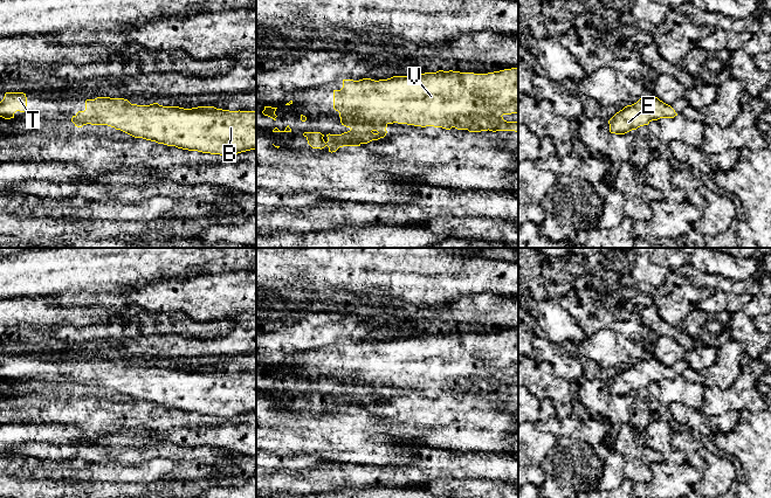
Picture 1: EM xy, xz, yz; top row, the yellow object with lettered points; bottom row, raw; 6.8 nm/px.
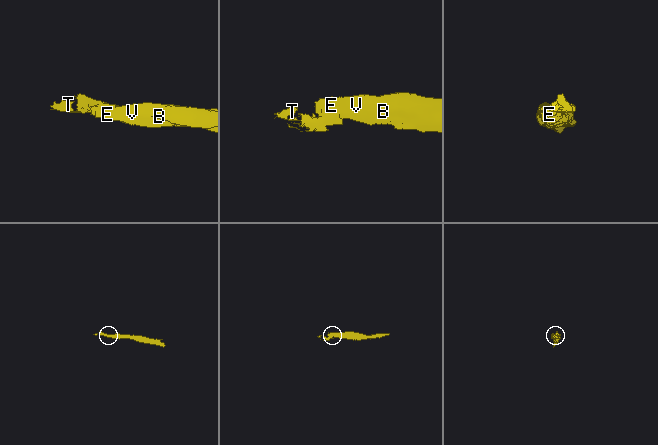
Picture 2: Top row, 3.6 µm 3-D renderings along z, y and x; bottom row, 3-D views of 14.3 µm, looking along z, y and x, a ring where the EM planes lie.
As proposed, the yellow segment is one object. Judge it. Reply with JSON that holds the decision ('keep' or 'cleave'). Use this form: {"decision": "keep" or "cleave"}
{"decision": "keep"}

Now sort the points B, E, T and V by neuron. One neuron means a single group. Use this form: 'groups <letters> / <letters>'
groups B E T V

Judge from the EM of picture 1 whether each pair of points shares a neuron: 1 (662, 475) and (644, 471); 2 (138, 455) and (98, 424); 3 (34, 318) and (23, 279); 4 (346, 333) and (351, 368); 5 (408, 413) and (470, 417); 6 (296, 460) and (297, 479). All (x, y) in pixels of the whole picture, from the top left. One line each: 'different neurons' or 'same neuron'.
1: different neurons
2: different neurons
3: different neurons
4: different neurons
5: same neuron
6: different neurons

